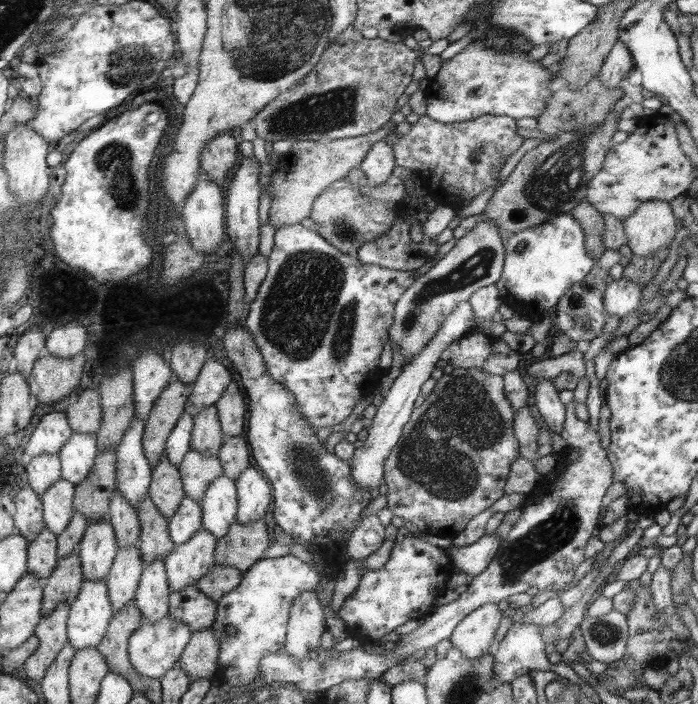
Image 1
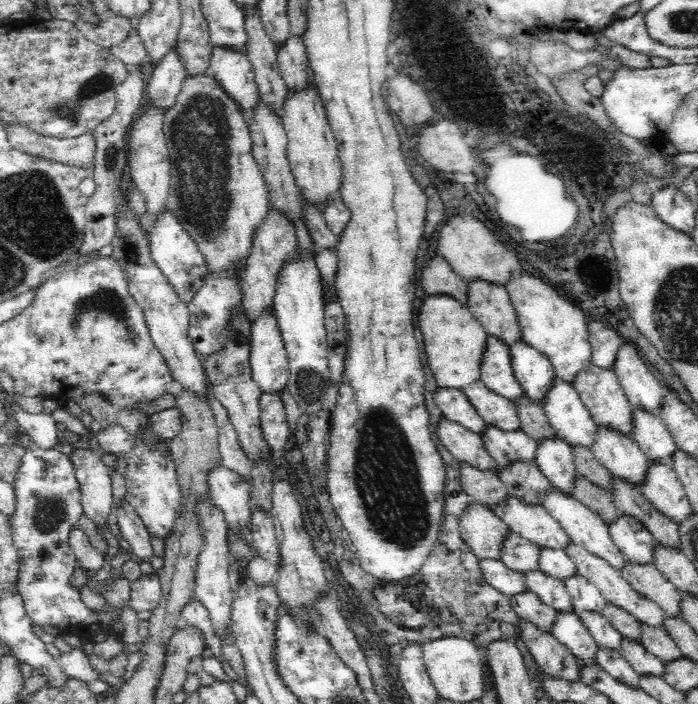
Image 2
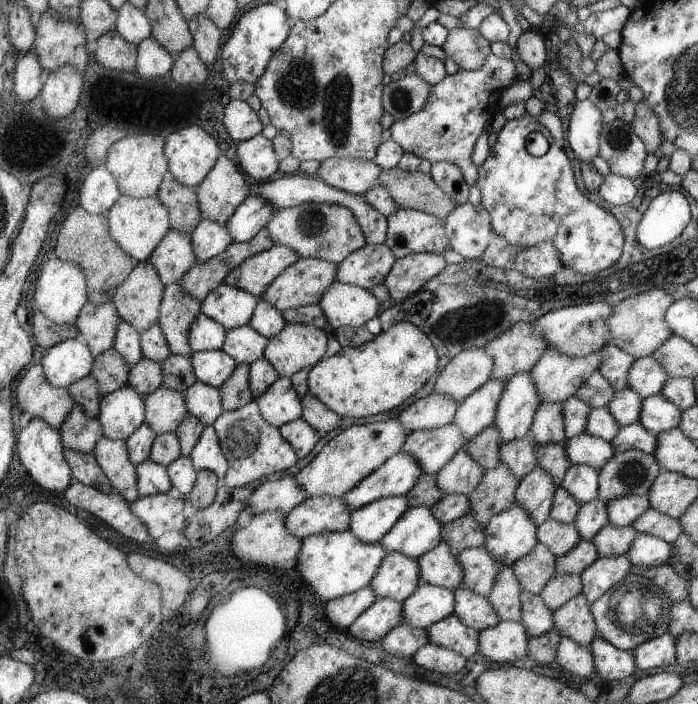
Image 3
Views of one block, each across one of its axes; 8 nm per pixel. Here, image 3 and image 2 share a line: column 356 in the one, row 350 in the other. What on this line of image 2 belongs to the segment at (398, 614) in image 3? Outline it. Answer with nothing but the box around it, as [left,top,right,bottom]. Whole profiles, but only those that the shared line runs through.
[613,342,665,416]

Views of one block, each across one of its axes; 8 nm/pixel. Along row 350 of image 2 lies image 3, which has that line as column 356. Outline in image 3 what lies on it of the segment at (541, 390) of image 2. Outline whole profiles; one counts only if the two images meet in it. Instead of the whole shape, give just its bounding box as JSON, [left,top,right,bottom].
[348,497,408,543]

